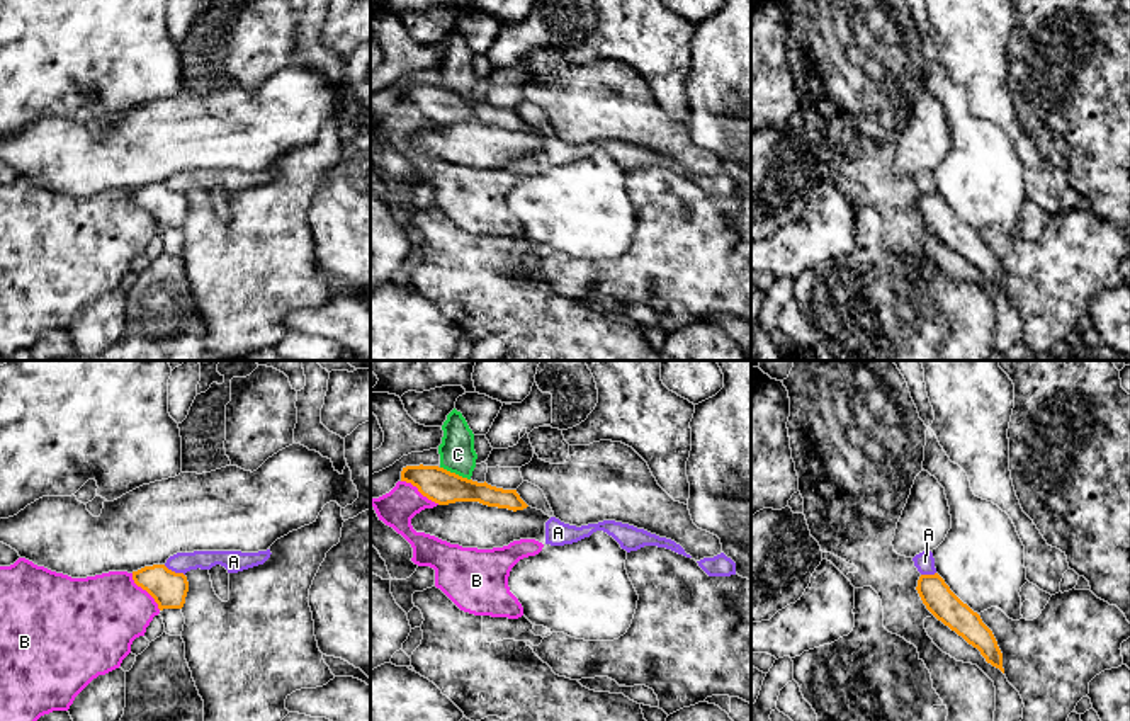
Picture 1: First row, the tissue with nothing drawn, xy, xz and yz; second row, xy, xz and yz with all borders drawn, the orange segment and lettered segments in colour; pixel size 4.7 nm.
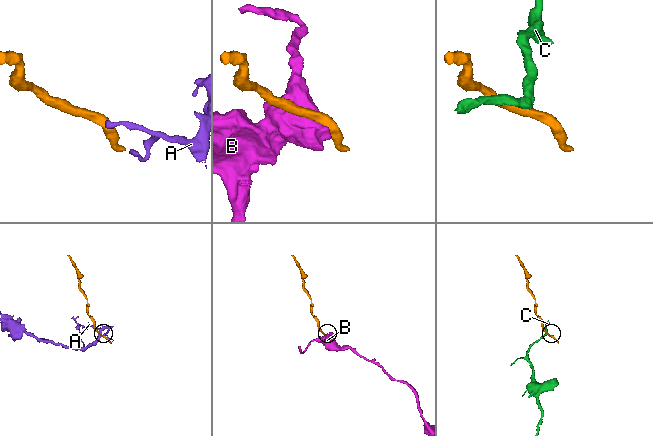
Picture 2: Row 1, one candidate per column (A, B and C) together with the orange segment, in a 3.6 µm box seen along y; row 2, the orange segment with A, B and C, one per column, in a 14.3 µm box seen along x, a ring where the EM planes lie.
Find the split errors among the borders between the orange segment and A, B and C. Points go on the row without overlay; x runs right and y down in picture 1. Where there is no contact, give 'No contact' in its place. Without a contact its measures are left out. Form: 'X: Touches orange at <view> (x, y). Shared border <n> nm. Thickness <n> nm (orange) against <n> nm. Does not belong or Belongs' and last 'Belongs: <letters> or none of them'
A: Touches orange at xy (174, 191). Shared border 120 nm. Thickness 170 nm (orange) against 100 nm. Does not belong
B: Touches orange at xy (145, 208). Shared border 220 nm. Thickness 170 nm (orange) against 380 nm. Does not belong
C: Touches orange at xz (454, 92). Shared border 160 nm. Thickness 160 nm (orange) against 170 nm. Does not belong
Belongs: none of them

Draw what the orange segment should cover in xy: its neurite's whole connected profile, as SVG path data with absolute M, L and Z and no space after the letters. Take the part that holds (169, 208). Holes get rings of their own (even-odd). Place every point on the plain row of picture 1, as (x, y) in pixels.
M165 184L144 185L133 190L133 199L138 206L146 209L158 228L182 228L189 211L189 201L184 192L175 192Z

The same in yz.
M938 192L921 194L916 209L926 228L938 240L977 267L987 282L1004 292L1003 272L992 250L982 241L977 231L974 231L950 209Z

